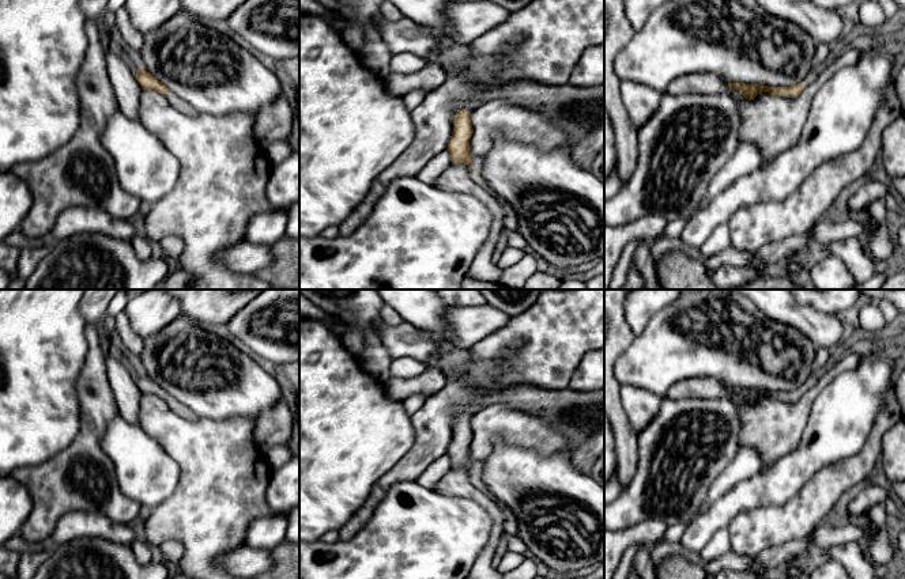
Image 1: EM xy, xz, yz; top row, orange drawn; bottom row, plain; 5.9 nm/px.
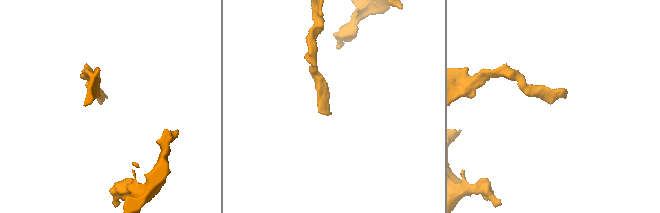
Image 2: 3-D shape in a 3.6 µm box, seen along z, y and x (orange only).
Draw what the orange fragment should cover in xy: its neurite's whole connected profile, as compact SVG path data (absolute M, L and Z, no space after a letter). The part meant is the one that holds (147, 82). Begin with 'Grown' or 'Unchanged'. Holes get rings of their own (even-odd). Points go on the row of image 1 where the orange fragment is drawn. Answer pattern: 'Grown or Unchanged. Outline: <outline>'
Grown. Outline: M139 68L136 71L136 80L140 84L142 90L147 91L157 91L166 96L166 99L170 102L170 105L186 114L186 116L196 116L196 109L188 103L186 101L181 99L177 94L170 91L163 83L161 83L155 76L152 76L150 72Z

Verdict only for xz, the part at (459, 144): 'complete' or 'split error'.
split error

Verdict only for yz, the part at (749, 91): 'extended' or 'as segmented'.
extended

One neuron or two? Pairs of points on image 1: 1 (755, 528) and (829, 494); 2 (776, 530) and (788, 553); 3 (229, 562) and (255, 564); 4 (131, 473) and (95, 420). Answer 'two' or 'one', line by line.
1: one
2: two
3: one
4: two

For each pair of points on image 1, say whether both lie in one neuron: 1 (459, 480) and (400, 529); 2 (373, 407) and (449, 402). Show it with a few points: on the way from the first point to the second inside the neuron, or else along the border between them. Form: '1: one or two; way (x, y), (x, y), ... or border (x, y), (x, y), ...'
1: two; border (434, 488), (445, 495), (466, 496), (472, 500)
2: two; border (411, 416), (414, 443), (410, 449)

